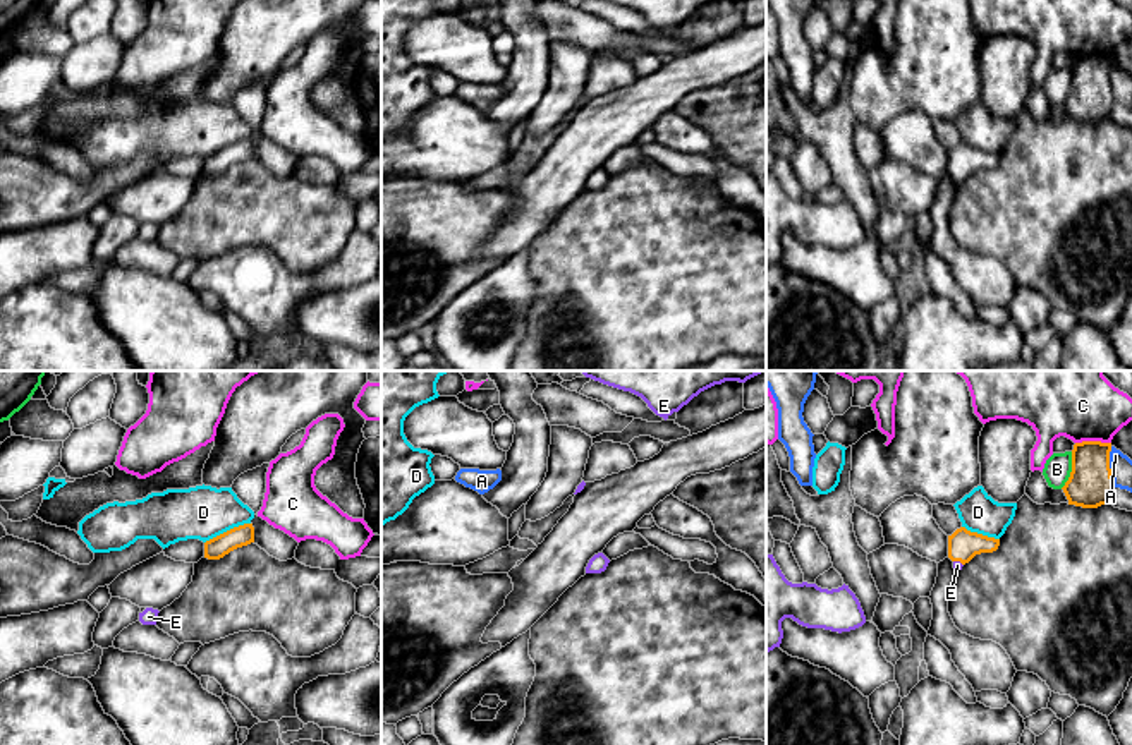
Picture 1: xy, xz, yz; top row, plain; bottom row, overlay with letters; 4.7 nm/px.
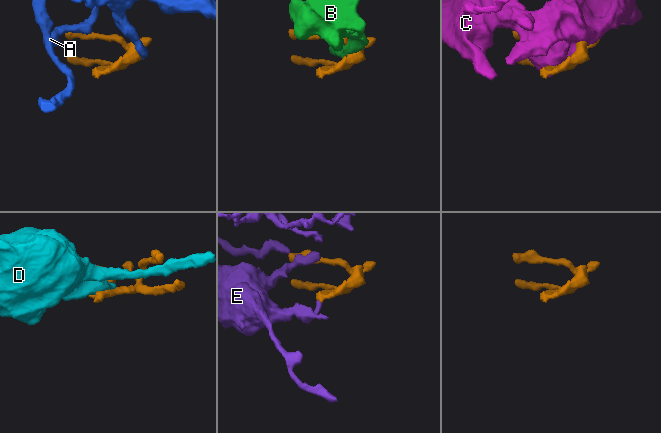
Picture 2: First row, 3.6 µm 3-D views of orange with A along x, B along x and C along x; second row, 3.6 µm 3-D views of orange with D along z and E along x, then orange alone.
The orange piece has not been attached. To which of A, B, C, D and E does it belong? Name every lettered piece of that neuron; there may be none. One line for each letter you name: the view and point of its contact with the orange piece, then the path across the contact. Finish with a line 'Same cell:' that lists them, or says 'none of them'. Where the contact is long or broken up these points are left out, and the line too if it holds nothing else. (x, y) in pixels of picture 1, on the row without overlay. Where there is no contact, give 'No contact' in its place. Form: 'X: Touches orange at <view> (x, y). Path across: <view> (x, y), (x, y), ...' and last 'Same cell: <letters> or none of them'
E: Touches orange at yz (959, 175)
Same cell: E

